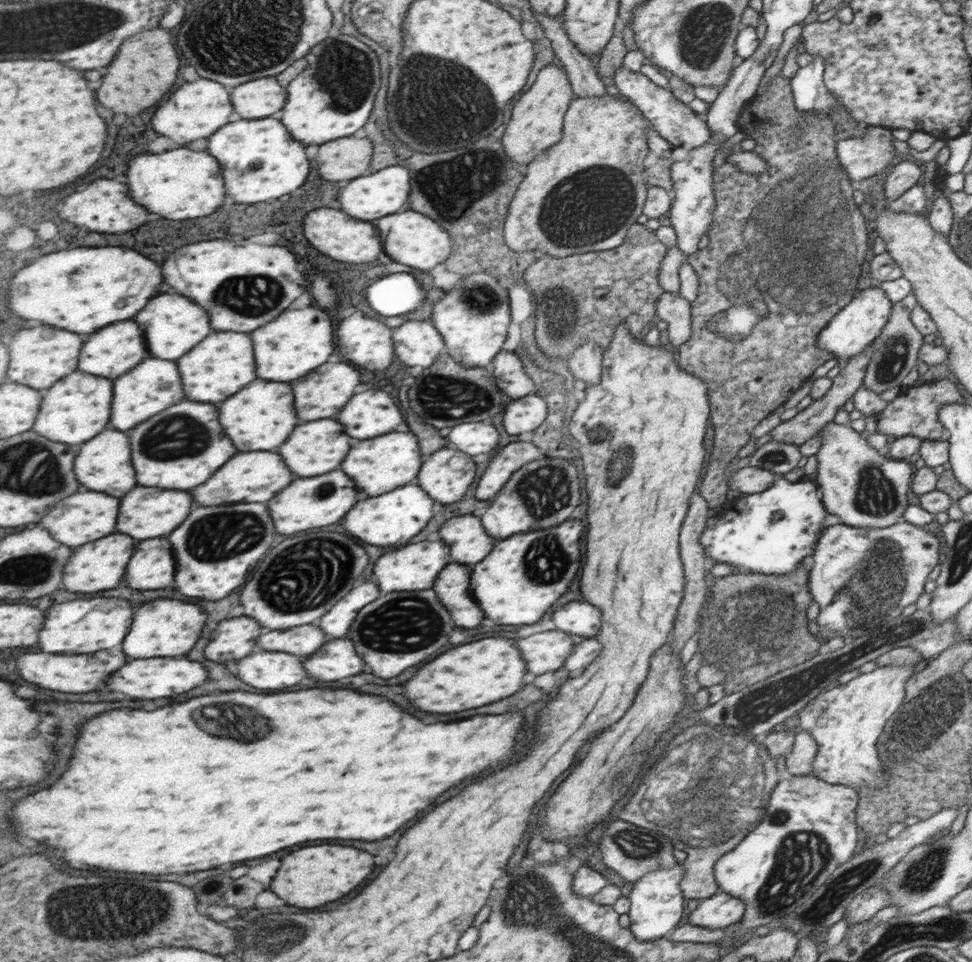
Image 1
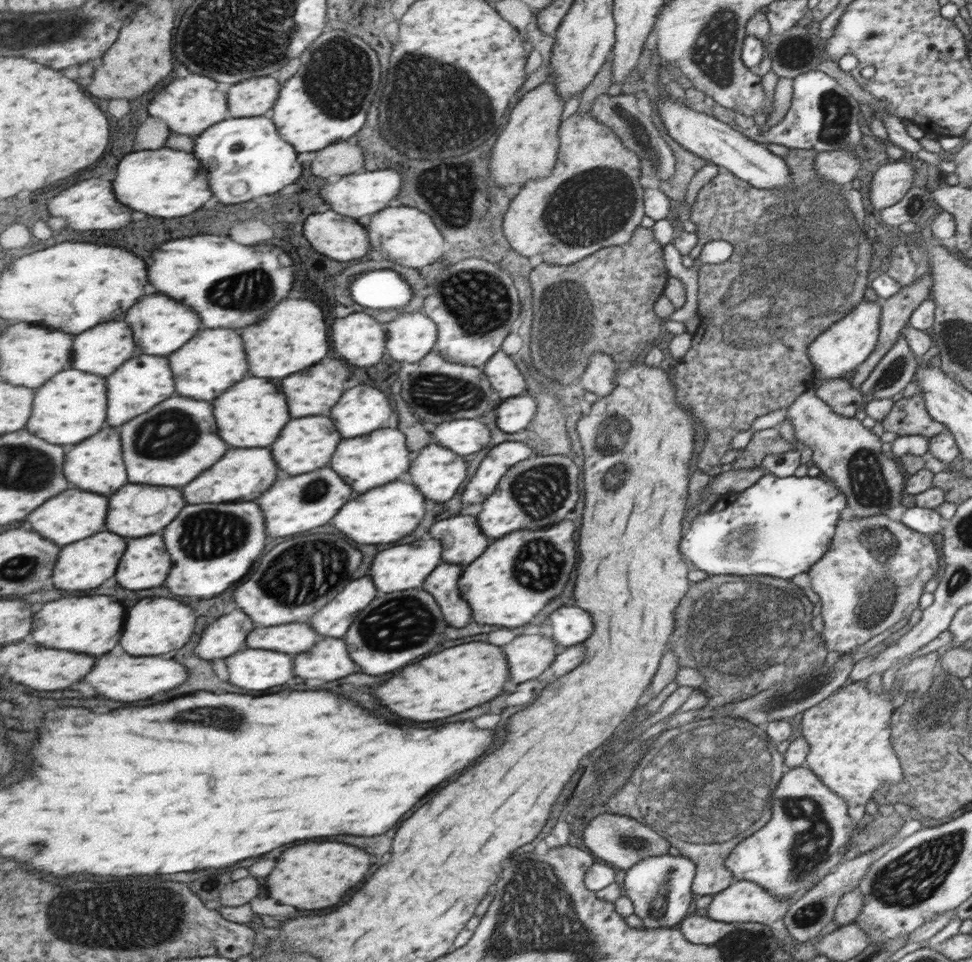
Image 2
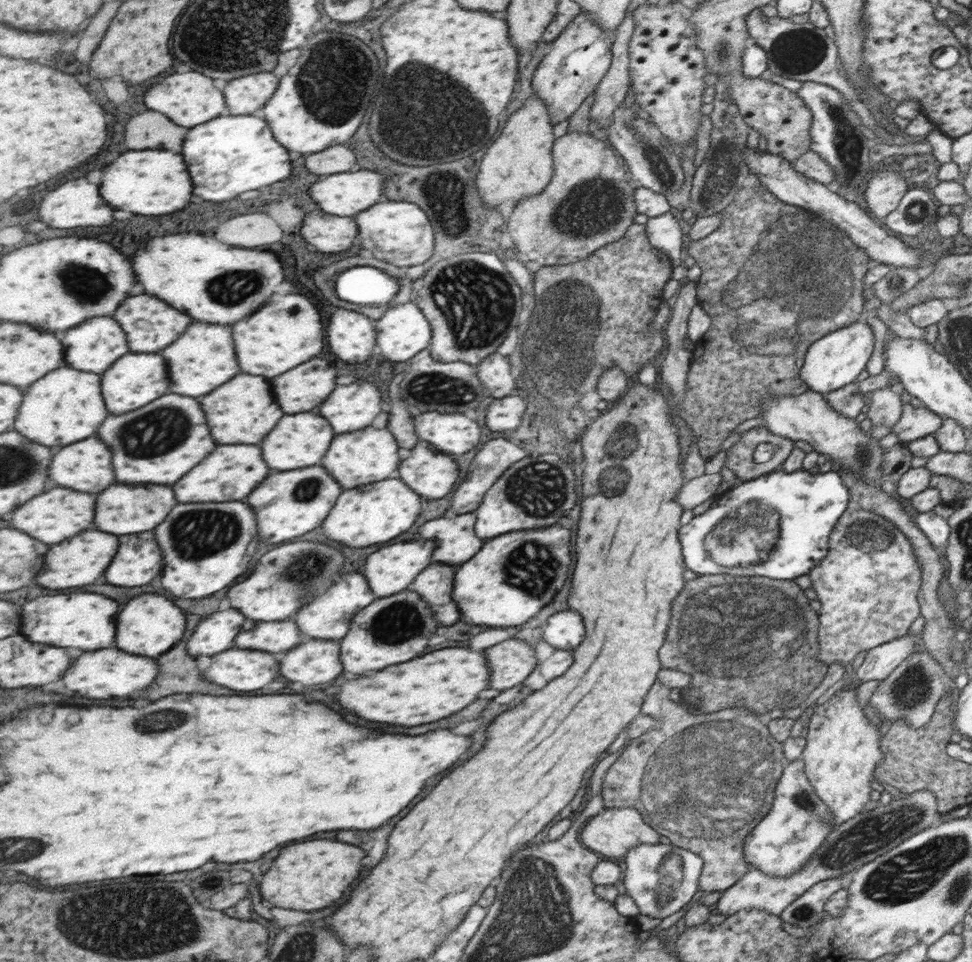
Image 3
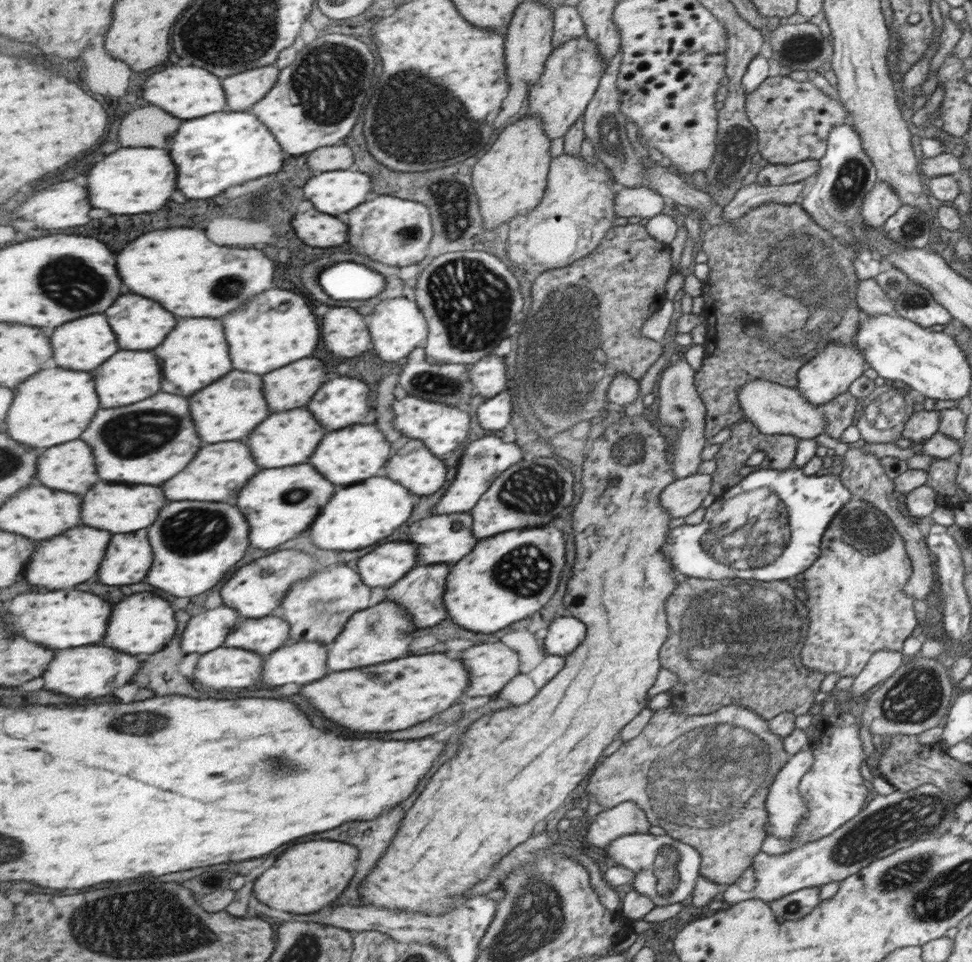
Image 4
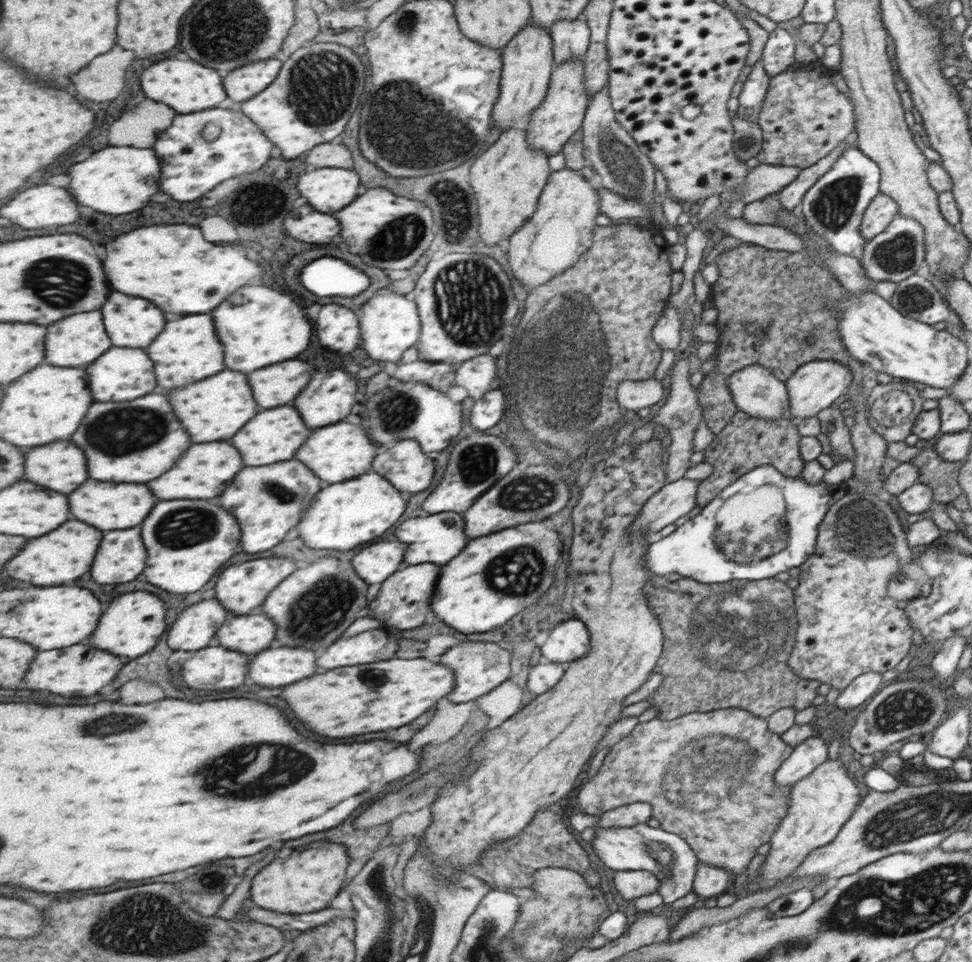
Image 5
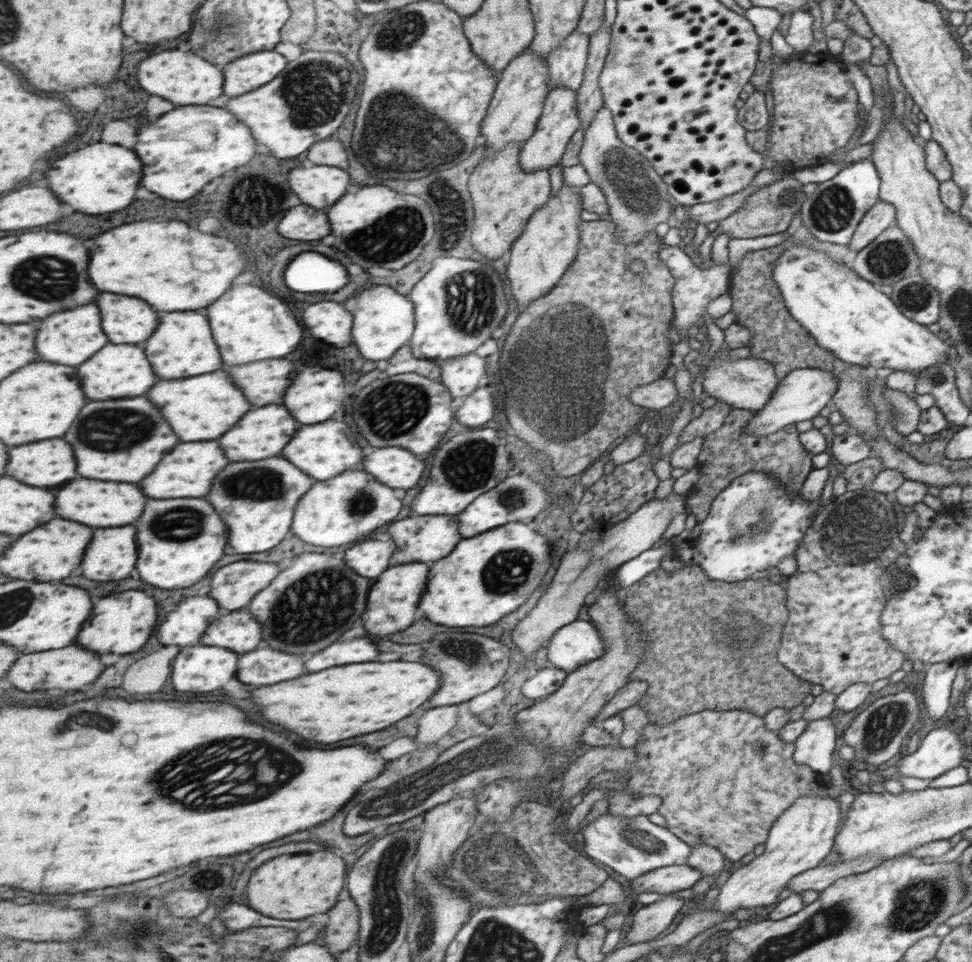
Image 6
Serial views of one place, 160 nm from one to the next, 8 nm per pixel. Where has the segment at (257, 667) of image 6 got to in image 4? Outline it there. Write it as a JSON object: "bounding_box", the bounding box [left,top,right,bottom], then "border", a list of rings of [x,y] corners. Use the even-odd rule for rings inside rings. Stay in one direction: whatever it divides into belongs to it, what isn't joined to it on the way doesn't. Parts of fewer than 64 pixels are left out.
{"bounding_box":[263,642,329,686],"border":[[[297,642],[273,652],[265,662],[263,680],[271,686],[311,684],[327,676],[329,650],[317,642]]]}

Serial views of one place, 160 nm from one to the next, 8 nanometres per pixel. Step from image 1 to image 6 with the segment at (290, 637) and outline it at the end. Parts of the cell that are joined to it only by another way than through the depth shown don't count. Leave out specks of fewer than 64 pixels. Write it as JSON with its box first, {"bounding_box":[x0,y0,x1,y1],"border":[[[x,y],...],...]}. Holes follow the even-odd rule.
{"bounding_box":[205,612,263,654],"border":[[[231,612],[221,616],[205,634],[207,646],[225,646],[239,654],[255,650],[263,640],[263,626],[251,612]]]}

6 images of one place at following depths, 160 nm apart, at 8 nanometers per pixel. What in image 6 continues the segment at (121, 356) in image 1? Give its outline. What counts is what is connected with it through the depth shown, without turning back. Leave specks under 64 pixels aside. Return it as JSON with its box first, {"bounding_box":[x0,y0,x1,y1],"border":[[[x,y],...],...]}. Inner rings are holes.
{"bounding_box":[37,304,109,366],"border":[[[95,304],[89,306],[81,306],[75,308],[71,312],[59,312],[53,314],[47,322],[43,322],[43,326],[39,328],[39,336],[37,336],[37,350],[39,356],[47,362],[53,364],[69,364],[69,366],[79,366],[85,360],[89,360],[95,352],[99,352],[103,346],[109,344],[107,334],[103,332],[101,326],[103,318],[101,318],[101,310]]]}

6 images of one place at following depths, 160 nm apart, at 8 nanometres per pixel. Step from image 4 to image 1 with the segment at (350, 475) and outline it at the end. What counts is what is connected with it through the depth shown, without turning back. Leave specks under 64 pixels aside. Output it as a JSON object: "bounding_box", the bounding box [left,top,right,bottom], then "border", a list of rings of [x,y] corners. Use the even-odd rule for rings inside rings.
{"bounding_box":[343,432,423,496],"border":[[[393,432],[381,438],[371,438],[353,444],[353,450],[349,452],[343,470],[357,482],[357,488],[361,488],[369,496],[381,496],[393,492],[395,488],[411,484],[419,476],[421,466],[423,460],[421,460],[421,448],[417,436],[413,432]]]}

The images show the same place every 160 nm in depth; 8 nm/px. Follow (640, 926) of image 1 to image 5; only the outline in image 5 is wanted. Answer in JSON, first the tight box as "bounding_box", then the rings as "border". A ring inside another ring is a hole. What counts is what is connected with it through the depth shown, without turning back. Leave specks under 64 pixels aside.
{"bounding_box":[593,823,699,903],"border":[[[645,823],[630,828],[601,829],[595,827],[593,850],[604,866],[613,871],[642,870],[661,878],[660,893],[667,903],[692,891],[692,880],[699,858],[691,845],[675,832],[649,828]]]}

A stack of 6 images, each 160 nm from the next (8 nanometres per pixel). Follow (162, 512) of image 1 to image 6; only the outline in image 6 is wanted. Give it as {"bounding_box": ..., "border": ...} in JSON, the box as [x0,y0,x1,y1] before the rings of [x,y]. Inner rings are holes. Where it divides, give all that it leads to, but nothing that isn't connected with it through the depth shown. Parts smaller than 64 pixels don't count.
{"bounding_box":[57,478,147,528],"border":[[[75,478],[65,490],[57,496],[57,512],[63,518],[77,520],[81,524],[89,524],[95,528],[111,528],[111,526],[129,526],[139,520],[147,504],[147,496],[137,484],[129,482],[99,482],[91,478]]]}

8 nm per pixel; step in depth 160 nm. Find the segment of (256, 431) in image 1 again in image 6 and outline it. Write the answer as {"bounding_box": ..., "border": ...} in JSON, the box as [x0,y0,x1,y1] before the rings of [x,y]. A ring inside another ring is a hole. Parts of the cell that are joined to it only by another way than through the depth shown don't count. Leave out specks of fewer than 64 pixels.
{"bounding_box":[151,370,251,442],"border":[[[217,370],[213,374],[201,374],[197,378],[181,378],[181,380],[161,380],[151,392],[151,400],[161,408],[167,422],[179,434],[183,442],[197,440],[217,440],[225,432],[229,432],[249,410],[251,404],[245,394],[235,386],[233,378],[225,370]]]}

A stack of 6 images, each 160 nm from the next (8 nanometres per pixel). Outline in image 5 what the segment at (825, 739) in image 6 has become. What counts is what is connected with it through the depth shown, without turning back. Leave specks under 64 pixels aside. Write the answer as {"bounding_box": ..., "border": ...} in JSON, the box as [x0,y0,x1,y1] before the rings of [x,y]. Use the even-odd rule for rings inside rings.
{"bounding_box":[777,737,827,786],"border":[[[819,737],[806,738],[801,744],[794,746],[789,758],[783,760],[777,767],[777,782],[781,782],[781,786],[790,786],[813,772],[816,766],[823,764],[825,760],[827,760],[827,745],[823,740]]]}

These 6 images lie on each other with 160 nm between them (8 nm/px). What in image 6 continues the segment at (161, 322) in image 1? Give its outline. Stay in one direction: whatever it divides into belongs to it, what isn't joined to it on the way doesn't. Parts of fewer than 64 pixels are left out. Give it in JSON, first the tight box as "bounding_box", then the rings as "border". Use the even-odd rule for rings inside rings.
{"bounding_box":[99,292,159,344],"border":[[[103,292],[99,296],[99,306],[111,342],[139,344],[149,340],[159,326],[159,312],[141,298]]]}

